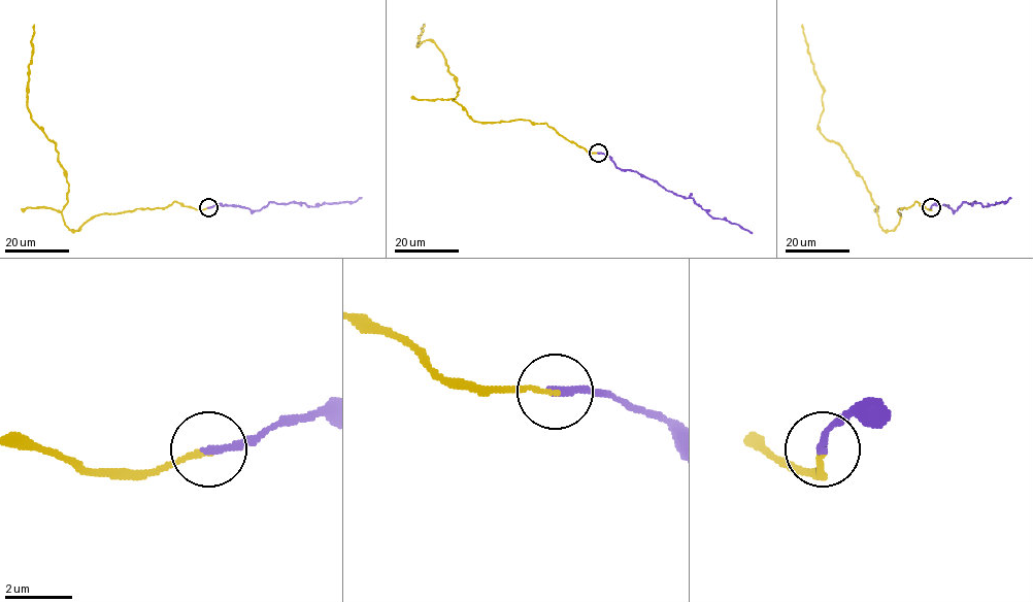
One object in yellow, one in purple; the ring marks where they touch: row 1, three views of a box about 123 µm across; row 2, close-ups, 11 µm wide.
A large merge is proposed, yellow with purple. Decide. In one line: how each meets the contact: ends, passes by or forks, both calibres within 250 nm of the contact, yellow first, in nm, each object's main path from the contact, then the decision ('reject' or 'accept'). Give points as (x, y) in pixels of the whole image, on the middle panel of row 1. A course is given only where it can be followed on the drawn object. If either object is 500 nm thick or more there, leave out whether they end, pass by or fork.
yellow ends there; purple ends there; 140 nm thick on the yellow side, 240 nm on the other; yellow runs (598, 153), (546, 123), (474, 122), (452, 99), (459, 90), (443, 54), (426, 39), (418, 45), (425, 24); purple runs (598, 153), (607, 155), (620, 168), (637, 171), (676, 195), (692, 198), (714, 218), (725, 219), (752, 233); accept

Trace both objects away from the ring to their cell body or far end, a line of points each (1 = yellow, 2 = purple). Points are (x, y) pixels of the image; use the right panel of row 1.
1: (931, 207), (917, 201), (898, 208), (899, 223), (884, 230), (861, 176), (820, 132), (823, 87), (802, 25)
2: (931, 207), (933, 204), (946, 205), (956, 210), (963, 202), (990, 206), (1005, 202), (1010, 197)

